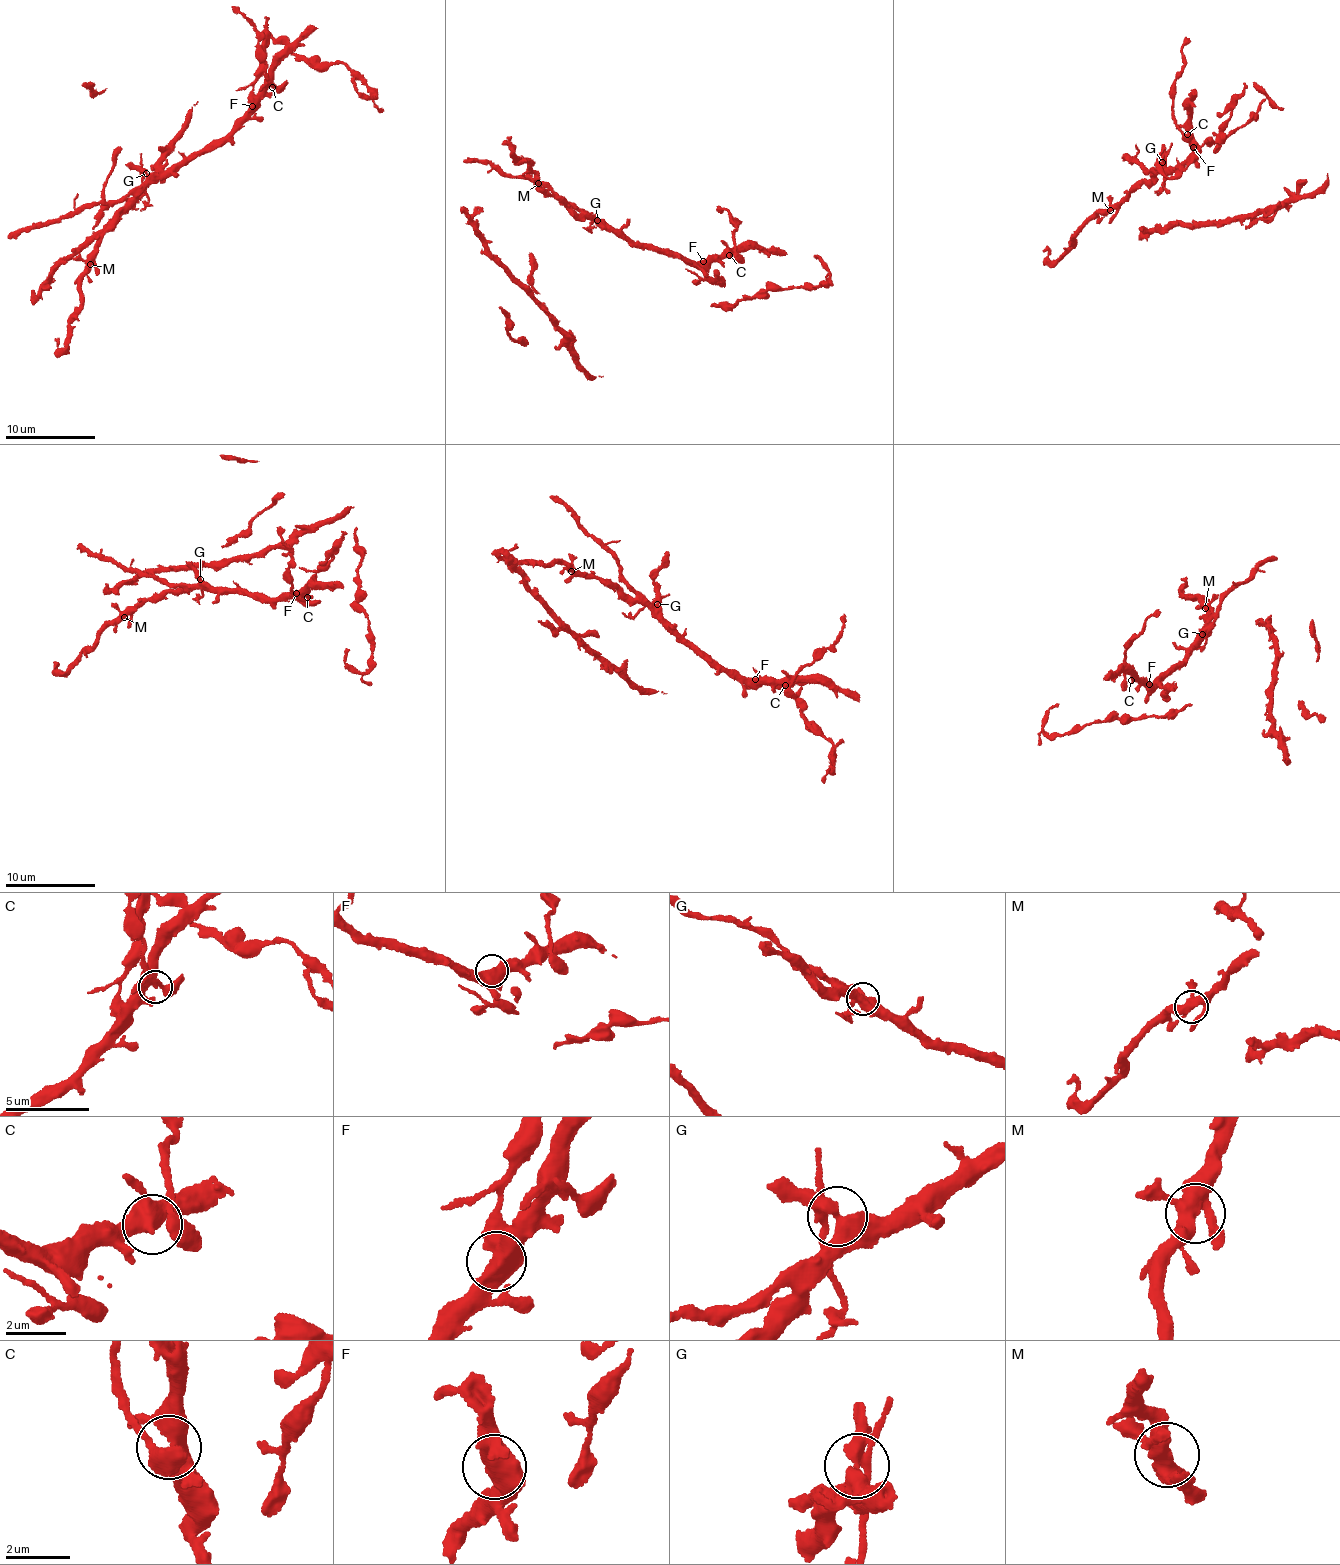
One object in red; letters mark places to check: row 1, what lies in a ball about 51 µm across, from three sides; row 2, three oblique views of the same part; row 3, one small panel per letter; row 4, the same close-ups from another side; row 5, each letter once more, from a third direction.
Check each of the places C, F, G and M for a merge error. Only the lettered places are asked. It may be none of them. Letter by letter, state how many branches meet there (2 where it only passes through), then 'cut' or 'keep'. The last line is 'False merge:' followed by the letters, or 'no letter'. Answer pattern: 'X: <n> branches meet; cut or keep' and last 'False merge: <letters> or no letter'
C: 5 branches meet; keep
F: 3 branches meet; keep
G: 5 branches meet; cut
M: 5 branches meet; keep
False merge: G

